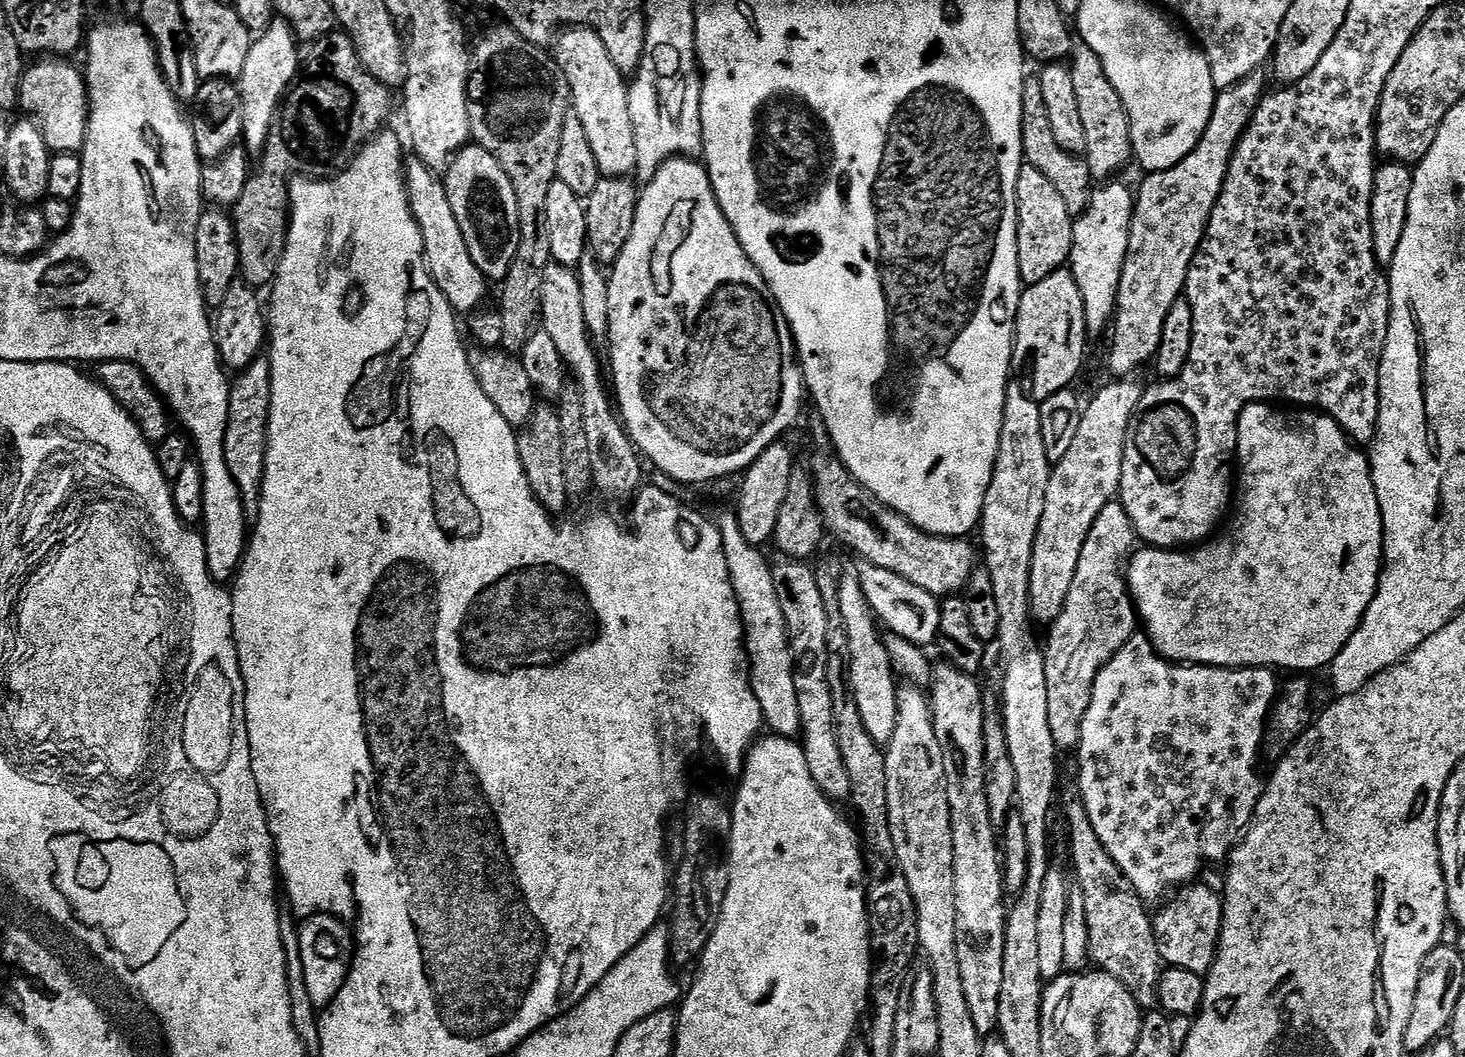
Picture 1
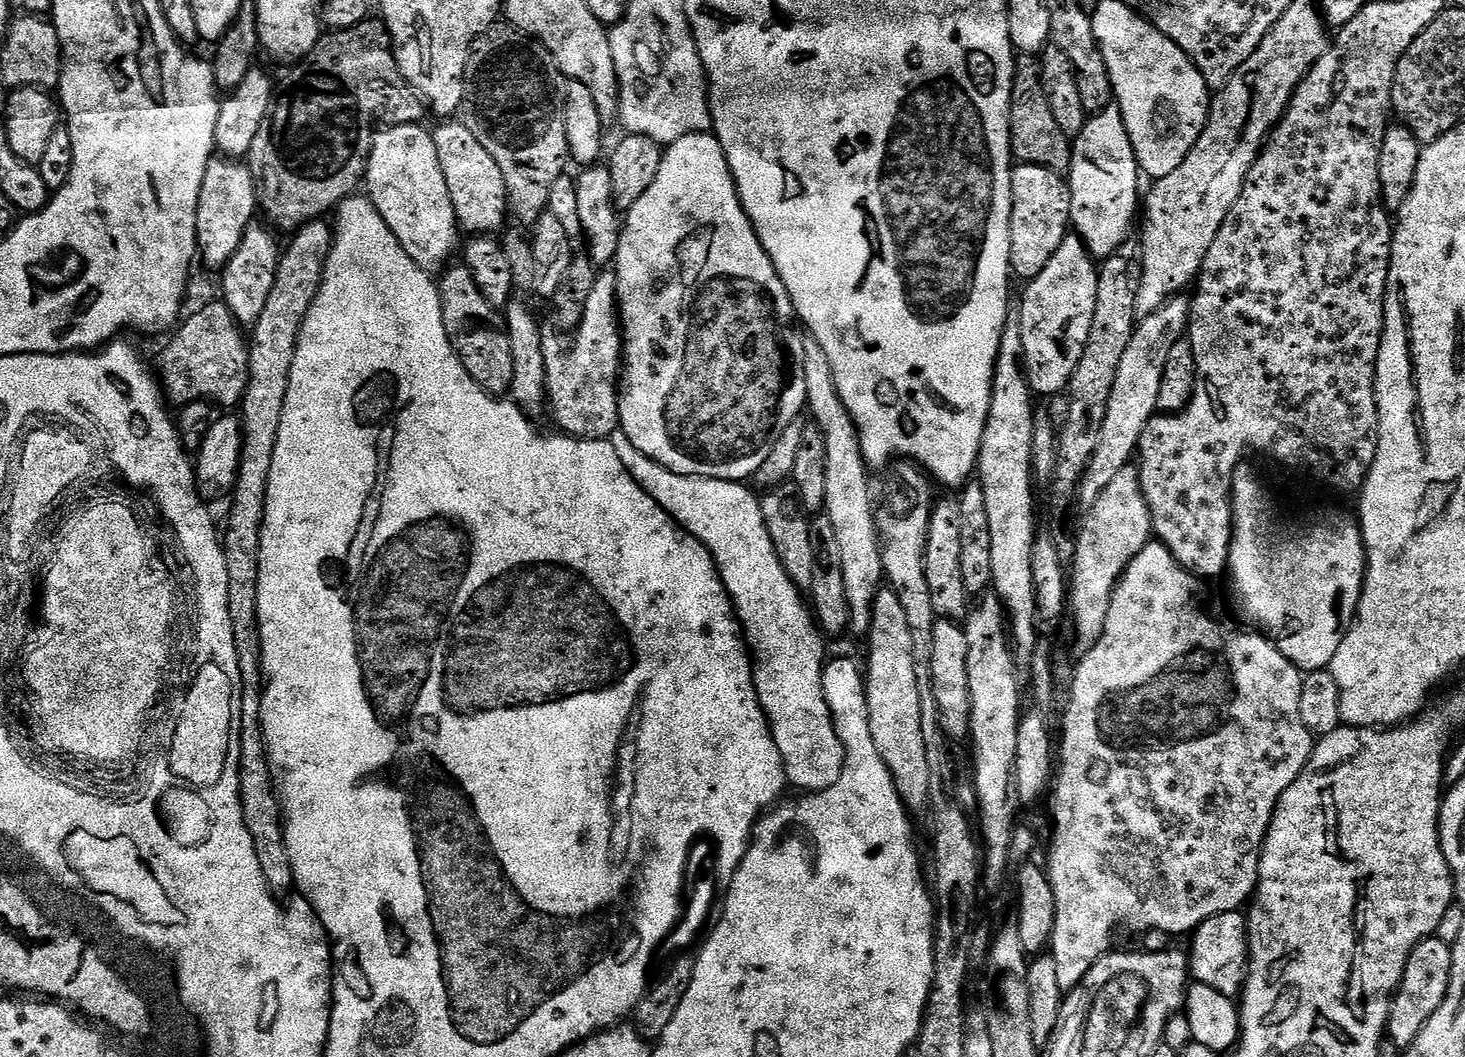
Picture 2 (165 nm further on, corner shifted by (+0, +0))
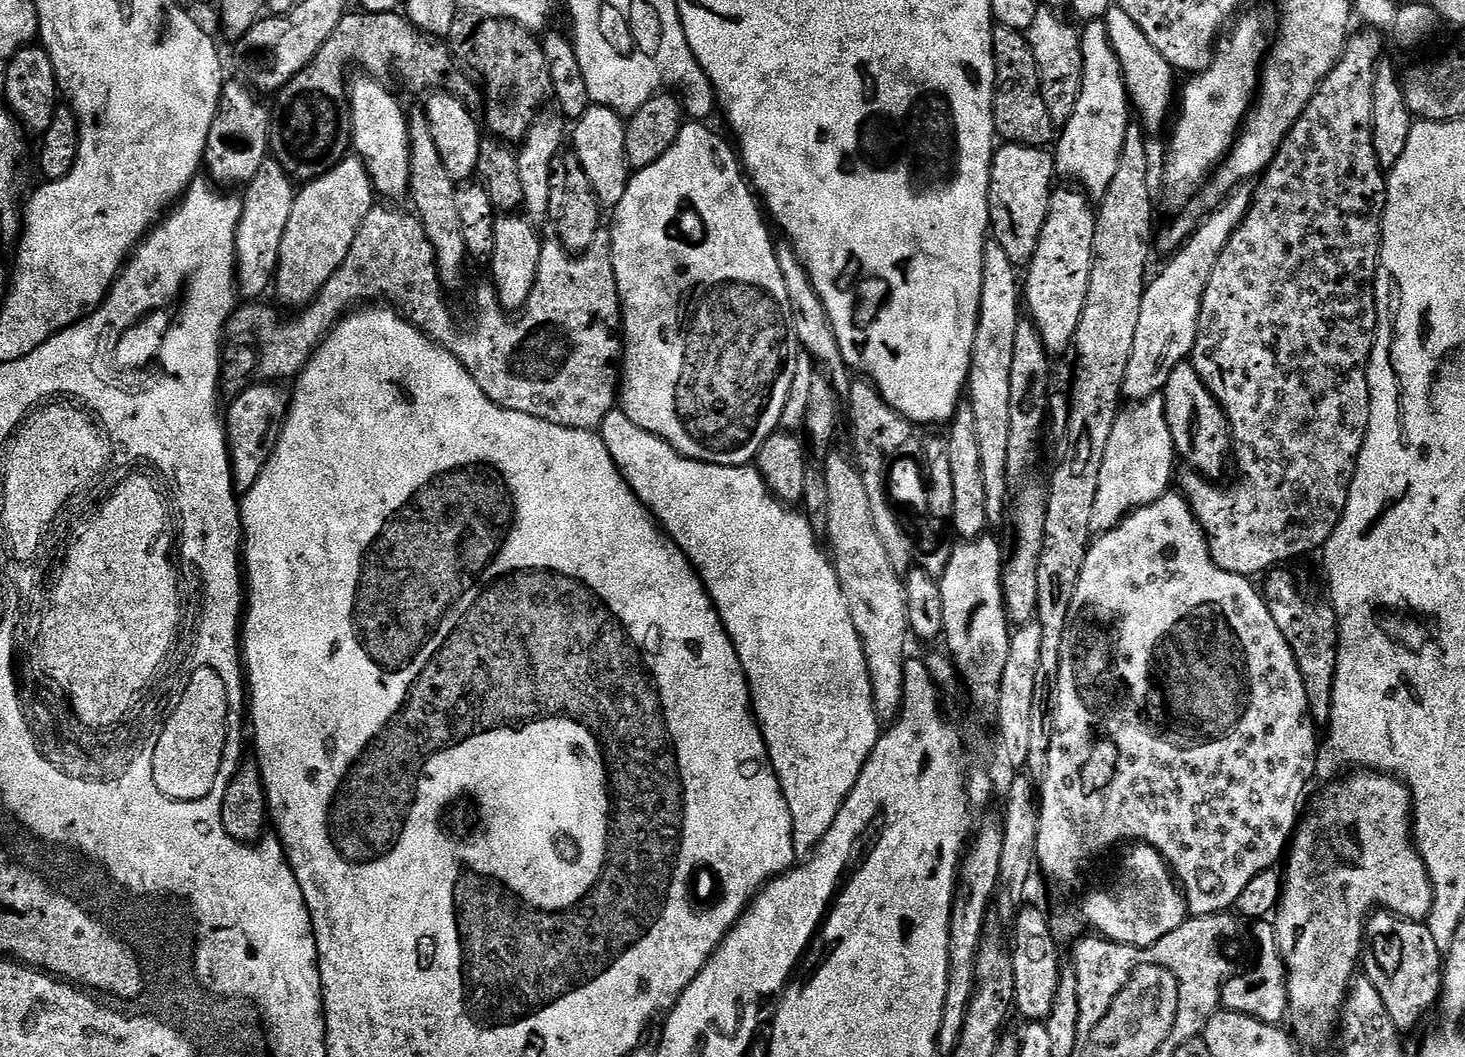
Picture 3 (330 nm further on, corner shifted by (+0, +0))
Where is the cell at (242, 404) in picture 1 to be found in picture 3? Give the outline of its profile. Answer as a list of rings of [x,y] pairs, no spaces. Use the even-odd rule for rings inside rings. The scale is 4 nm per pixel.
[[[355,154],[345,156],[342,163],[334,166],[334,170],[319,176],[317,180],[305,183],[297,191],[290,222],[286,222],[286,234],[282,234],[279,264],[274,281],[274,294],[276,292],[284,307],[297,312],[312,304],[322,286],[333,277],[335,270],[338,270],[338,266],[346,262],[346,254],[350,254],[350,246],[354,246],[354,238],[358,238],[358,230],[362,230],[362,222],[366,222],[366,214],[370,214],[377,200],[378,193],[372,186],[368,168]]]

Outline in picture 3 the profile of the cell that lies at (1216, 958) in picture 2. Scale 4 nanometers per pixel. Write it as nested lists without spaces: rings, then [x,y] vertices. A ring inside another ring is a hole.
[[[1267,918],[1255,921],[1251,928],[1252,940],[1256,943],[1256,961],[1245,976],[1229,975],[1220,991],[1220,1002],[1225,1012],[1246,1014],[1250,1018],[1258,1018],[1258,1022],[1280,1026],[1289,1015],[1288,972],[1276,941],[1276,925]]]

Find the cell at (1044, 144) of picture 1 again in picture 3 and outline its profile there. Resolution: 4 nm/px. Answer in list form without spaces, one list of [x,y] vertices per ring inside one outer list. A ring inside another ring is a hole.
[[[996,26],[992,30],[996,59],[996,97],[992,103],[996,135],[1010,144],[1025,144],[1031,148],[1048,148],[1057,139],[1058,129],[1050,122],[1050,110],[1042,98],[1038,62],[1030,50],[1027,35],[1010,26]]]

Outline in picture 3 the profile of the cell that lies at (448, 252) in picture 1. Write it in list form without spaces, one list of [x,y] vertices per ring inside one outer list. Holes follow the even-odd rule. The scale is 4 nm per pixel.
[[[376,78],[351,81],[350,107],[352,109],[352,148],[363,160],[372,179],[372,186],[385,201],[400,202],[409,195],[411,186],[411,140],[406,112],[383,88]]]

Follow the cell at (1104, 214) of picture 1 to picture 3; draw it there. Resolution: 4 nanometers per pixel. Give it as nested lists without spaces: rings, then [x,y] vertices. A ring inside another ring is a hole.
[[[1090,20],[1080,32],[1082,46],[1082,94],[1078,98],[1078,107],[1074,118],[1059,129],[1058,139],[1054,144],[1056,167],[1072,180],[1077,180],[1079,187],[1093,201],[1100,201],[1110,190],[1110,182],[1118,170],[1118,158],[1122,154],[1122,142],[1130,123],[1130,97],[1124,84],[1124,72],[1112,49],[1108,37],[1108,25],[1104,20]]]

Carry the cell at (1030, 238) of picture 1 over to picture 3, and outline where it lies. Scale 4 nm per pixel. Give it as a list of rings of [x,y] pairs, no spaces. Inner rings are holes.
[[[1001,143],[992,153],[992,169],[990,170],[990,190],[988,205],[990,206],[991,235],[994,243],[1002,246],[1017,266],[1032,263],[1038,250],[1038,242],[1042,238],[1042,226],[1046,226],[1046,218],[1050,210],[1054,185],[1052,179],[1058,176],[1056,157],[1048,148],[1031,148],[1025,144]]]

